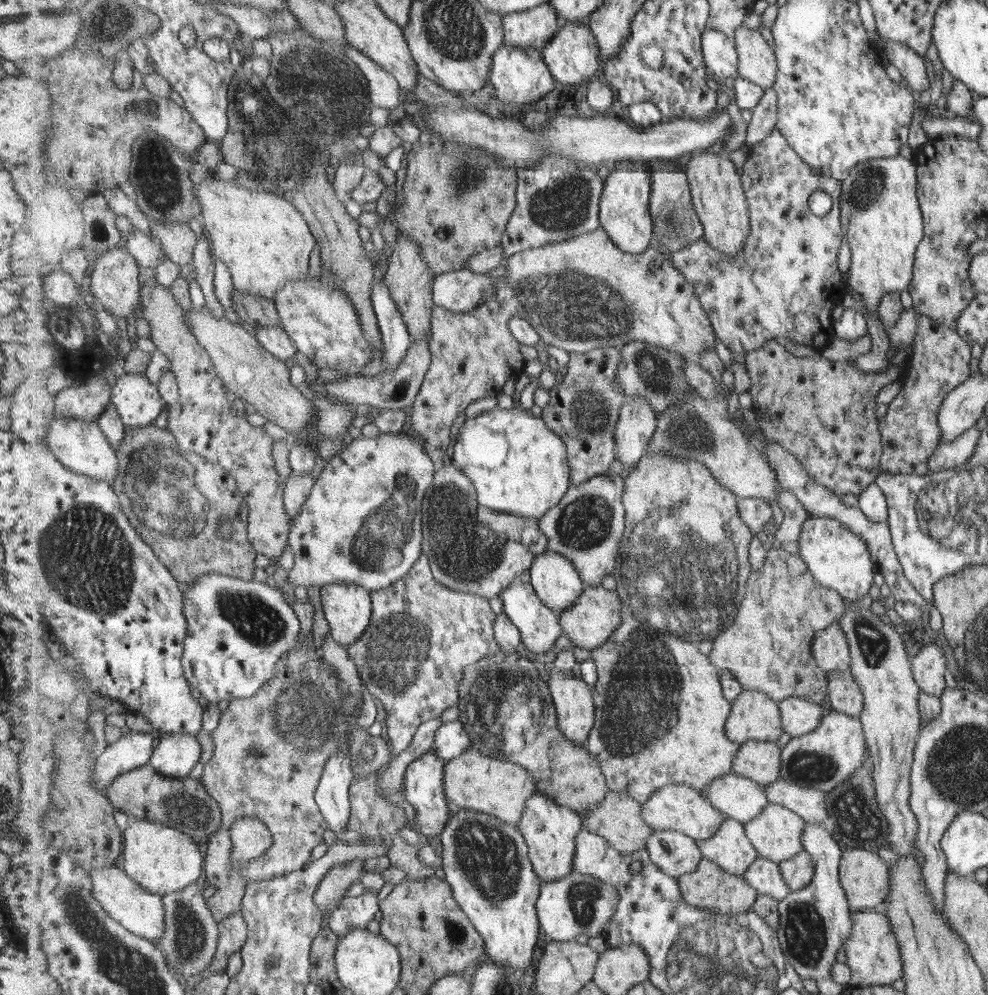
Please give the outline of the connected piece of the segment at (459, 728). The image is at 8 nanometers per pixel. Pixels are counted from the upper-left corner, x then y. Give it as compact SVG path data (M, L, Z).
M460 719L447 721L440 726L435 734L433 752L446 762L452 758L462 756L463 752L473 747L472 738L464 728Z

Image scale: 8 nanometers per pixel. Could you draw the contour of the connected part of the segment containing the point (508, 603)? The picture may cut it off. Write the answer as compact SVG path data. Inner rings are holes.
M520 579L511 582L511 585L507 586L507 589L503 590L499 597L503 602L503 610L519 628L522 642L526 645L526 648L537 654L551 652L551 648L555 646L555 642L563 634L563 626L560 623L562 612L549 608L539 598L532 583L523 583Z

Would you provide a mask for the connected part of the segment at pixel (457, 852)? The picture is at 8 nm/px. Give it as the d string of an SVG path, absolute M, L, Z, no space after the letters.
M460 809L439 838L443 870L461 908L484 938L486 954L517 977L529 968L539 938L537 903L543 889L519 828L483 812Z

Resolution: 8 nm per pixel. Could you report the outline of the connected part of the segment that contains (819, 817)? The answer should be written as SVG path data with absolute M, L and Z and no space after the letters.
M779 779L766 786L766 792L771 804L793 810L806 824L831 824L826 794L821 790L797 786Z

